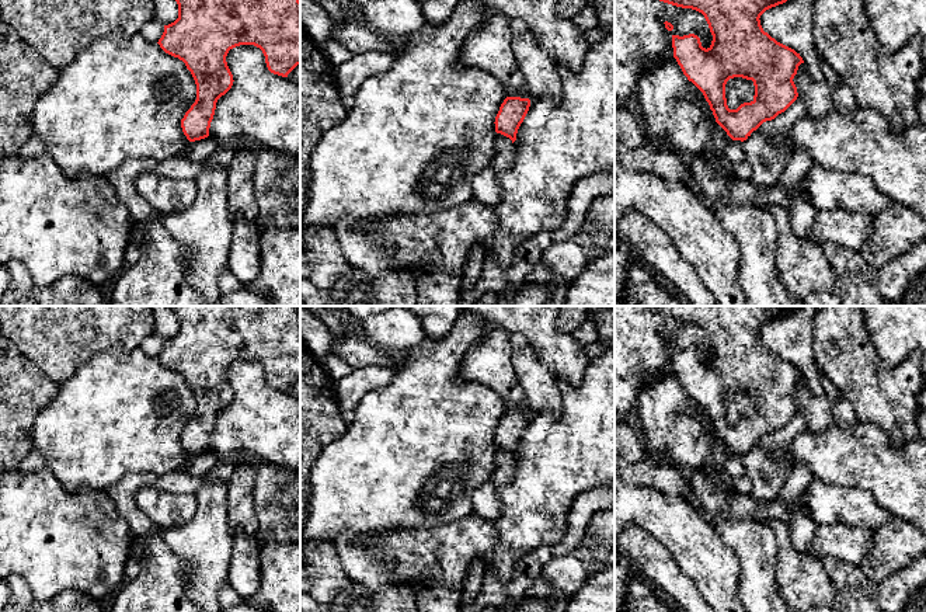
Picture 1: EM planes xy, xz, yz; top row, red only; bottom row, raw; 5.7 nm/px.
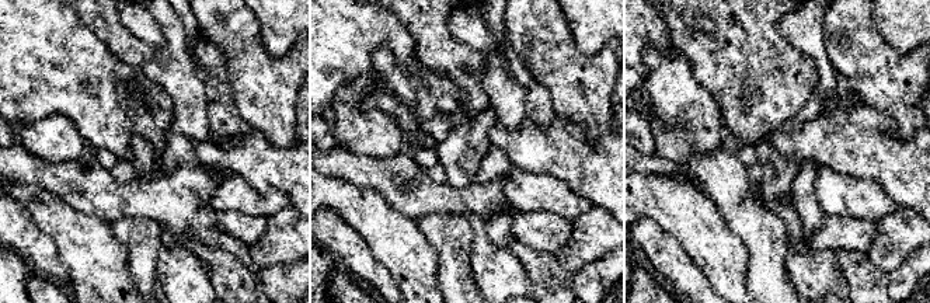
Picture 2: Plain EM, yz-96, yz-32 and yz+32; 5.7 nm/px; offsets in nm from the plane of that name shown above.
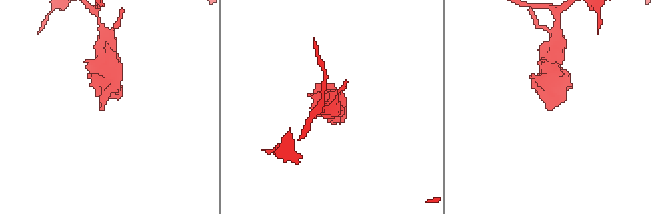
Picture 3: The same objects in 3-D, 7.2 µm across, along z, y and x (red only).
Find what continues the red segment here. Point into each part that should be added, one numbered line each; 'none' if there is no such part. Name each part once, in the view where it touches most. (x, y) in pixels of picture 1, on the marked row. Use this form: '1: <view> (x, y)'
none

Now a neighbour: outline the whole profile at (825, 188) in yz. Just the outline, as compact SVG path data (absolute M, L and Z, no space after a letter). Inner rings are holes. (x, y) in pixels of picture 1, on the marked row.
M818 163L805 175L805 192L817 212L849 209L874 216L894 204L867 177L828 170Z

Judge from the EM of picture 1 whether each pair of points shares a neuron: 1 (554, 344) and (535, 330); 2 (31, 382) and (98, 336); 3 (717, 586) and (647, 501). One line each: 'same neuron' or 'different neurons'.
1: same neuron
2: different neurons
3: same neuron

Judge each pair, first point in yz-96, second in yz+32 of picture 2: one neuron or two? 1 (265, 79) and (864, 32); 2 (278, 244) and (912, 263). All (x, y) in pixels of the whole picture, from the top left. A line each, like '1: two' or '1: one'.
1: one
2: two

